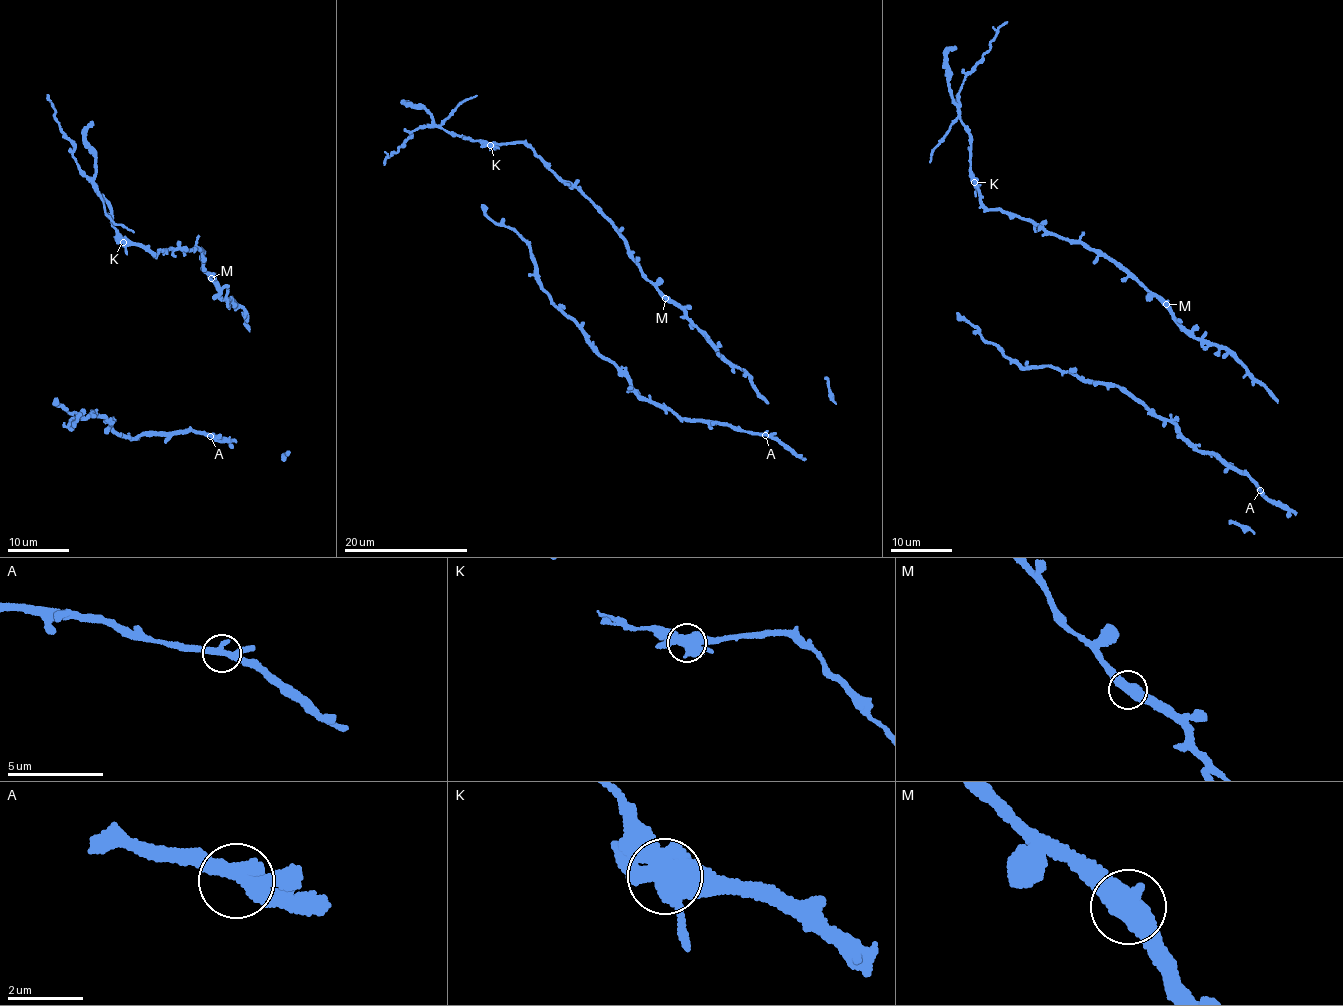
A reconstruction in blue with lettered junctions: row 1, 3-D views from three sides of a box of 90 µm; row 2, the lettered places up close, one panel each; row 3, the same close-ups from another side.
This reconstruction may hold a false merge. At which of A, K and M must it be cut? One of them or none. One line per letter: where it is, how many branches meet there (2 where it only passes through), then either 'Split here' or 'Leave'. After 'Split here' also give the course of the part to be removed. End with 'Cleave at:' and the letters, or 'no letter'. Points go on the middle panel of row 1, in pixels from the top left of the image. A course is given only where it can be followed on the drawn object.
A: Place: (765, 435). Branches: 3. Leave
K: Place: (490, 145). Branches: 3. Split here. Course of the part to remove: (490, 145), (451, 134), (438, 126), (424, 126), (410, 132), (410, 138), (389, 155), (384, 164)
M: Place: (665, 298). Branches: 2. Leave
Cleave at: K

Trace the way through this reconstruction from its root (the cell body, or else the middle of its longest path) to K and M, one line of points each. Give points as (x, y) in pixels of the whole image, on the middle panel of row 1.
K: (745, 373), (716, 350), (712, 340), (647, 278), (626, 240), (598, 207), (522, 142), (490, 145)
M: (745, 373), (716, 350), (712, 340), (685, 312), (665, 298)

